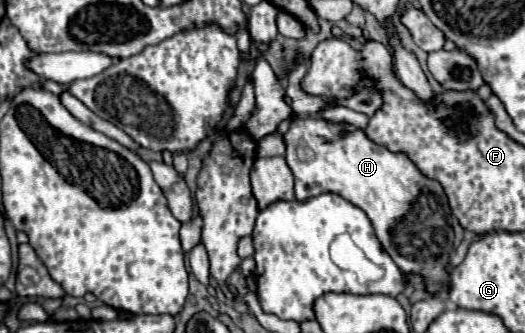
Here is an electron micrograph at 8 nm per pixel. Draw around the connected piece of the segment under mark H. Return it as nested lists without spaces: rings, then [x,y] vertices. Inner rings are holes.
[[[271,67],[253,69],[251,77],[255,83],[255,111],[245,123],[245,129],[259,141],[275,133],[281,121],[291,121],[289,131],[283,133],[283,141],[287,147],[287,165],[295,175],[295,197],[309,199],[329,191],[363,209],[377,239],[399,269],[403,273],[421,273],[431,291],[441,291],[441,279],[447,275],[447,261],[455,239],[451,229],[453,215],[441,185],[427,179],[405,153],[393,153],[373,143],[359,127],[345,121],[327,121],[317,115],[297,115],[285,101],[285,89]]]

